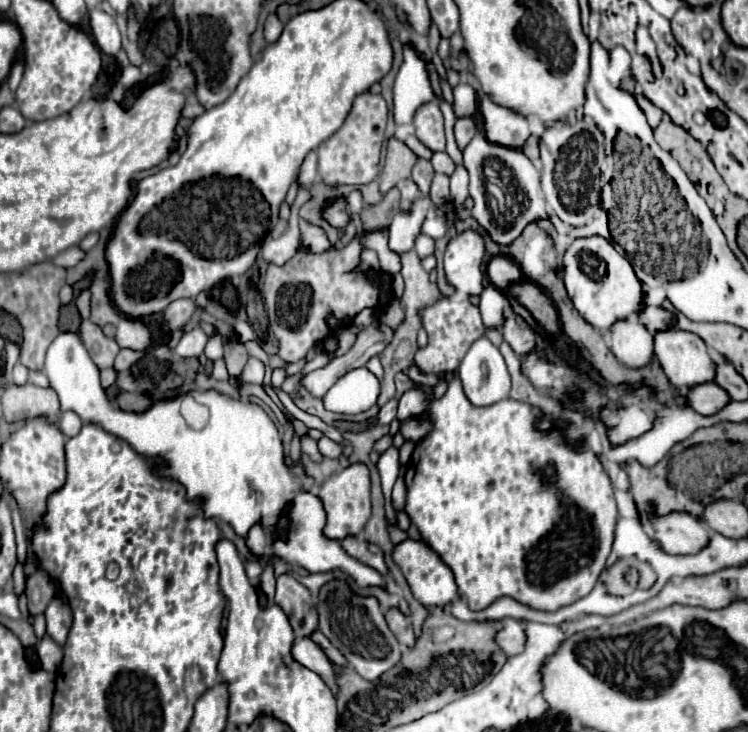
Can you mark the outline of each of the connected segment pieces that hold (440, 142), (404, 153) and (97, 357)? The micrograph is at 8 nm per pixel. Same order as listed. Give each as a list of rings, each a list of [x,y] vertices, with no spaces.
[[[430,101],[418,109],[414,115],[414,127],[416,137],[432,151],[444,151],[446,149],[446,137],[444,137],[444,117],[436,101]]]
[[[392,137],[388,141],[386,163],[384,163],[384,171],[380,175],[380,191],[386,193],[388,189],[392,189],[398,183],[398,179],[410,177],[416,161],[418,161],[416,153],[402,139]]]
[[[82,321],[80,325],[80,333],[82,333],[82,341],[86,351],[90,353],[92,361],[98,365],[98,369],[104,373],[106,369],[112,369],[114,357],[118,355],[120,347],[114,339],[108,339],[102,329],[98,325],[94,325],[92,321]]]

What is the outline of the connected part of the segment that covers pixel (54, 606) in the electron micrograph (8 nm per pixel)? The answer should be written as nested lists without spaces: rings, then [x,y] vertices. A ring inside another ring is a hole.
[[[52,599],[48,609],[44,611],[46,615],[46,625],[48,625],[48,635],[58,643],[64,645],[66,637],[70,633],[70,625],[72,625],[72,613],[70,613],[70,605],[66,599]]]

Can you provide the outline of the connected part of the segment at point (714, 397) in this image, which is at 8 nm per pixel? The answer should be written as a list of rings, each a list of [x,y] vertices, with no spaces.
[[[714,383],[694,385],[686,393],[686,405],[692,407],[694,411],[698,411],[700,415],[714,415],[728,401],[730,401],[728,393],[724,389],[720,389],[718,385],[714,385]]]

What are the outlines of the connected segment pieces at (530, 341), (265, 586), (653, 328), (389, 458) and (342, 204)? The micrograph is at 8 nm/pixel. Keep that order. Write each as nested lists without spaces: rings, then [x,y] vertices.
[[[510,305],[504,307],[504,319],[506,319],[506,325],[500,327],[502,337],[510,343],[510,347],[516,351],[516,355],[522,357],[522,353],[526,353],[526,349],[530,349],[530,345],[536,345],[536,335],[532,329],[524,329],[516,323],[514,311]]]
[[[266,565],[266,567],[264,567],[264,573],[260,575],[260,589],[262,589],[264,595],[268,597],[268,601],[274,599],[274,581],[276,581],[276,577],[274,577],[274,573],[272,573],[272,567]]]
[[[646,305],[642,311],[638,311],[638,319],[650,333],[674,327],[674,315],[660,309],[660,307],[648,307]]]
[[[390,447],[386,449],[378,463],[376,463],[378,471],[380,471],[380,477],[382,477],[382,491],[384,491],[384,497],[386,497],[386,503],[388,499],[392,499],[392,487],[400,475],[400,463],[398,463],[398,449],[396,447]]]
[[[338,197],[332,203],[326,203],[322,209],[322,219],[328,221],[334,229],[338,229],[342,233],[346,229],[346,225],[350,223],[350,211],[348,211],[346,197]]]

